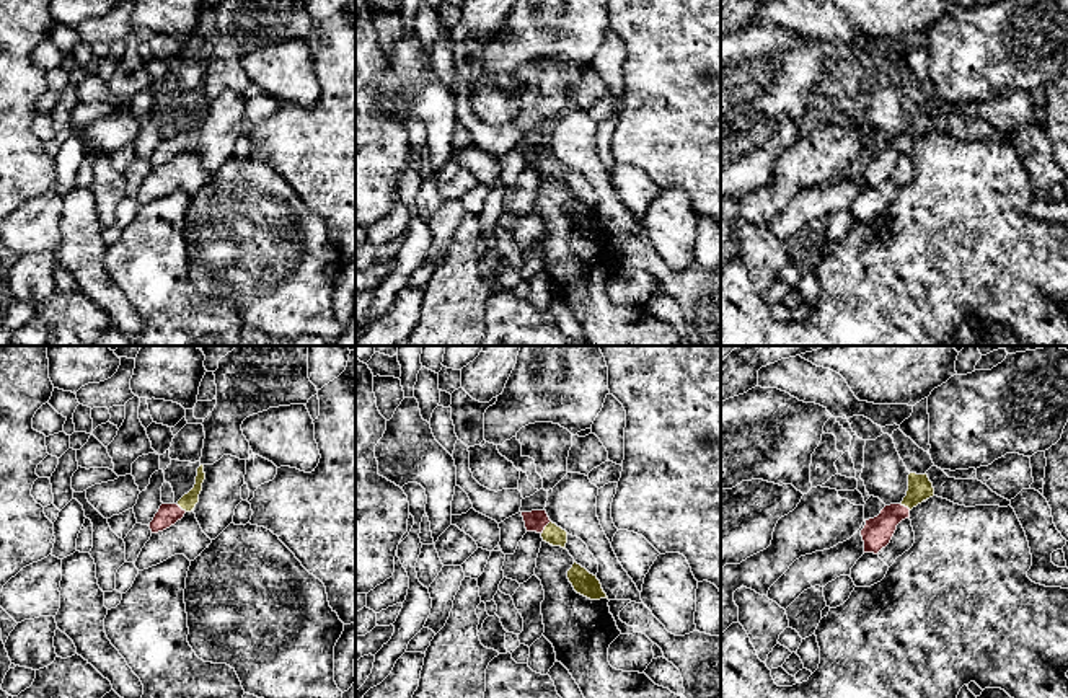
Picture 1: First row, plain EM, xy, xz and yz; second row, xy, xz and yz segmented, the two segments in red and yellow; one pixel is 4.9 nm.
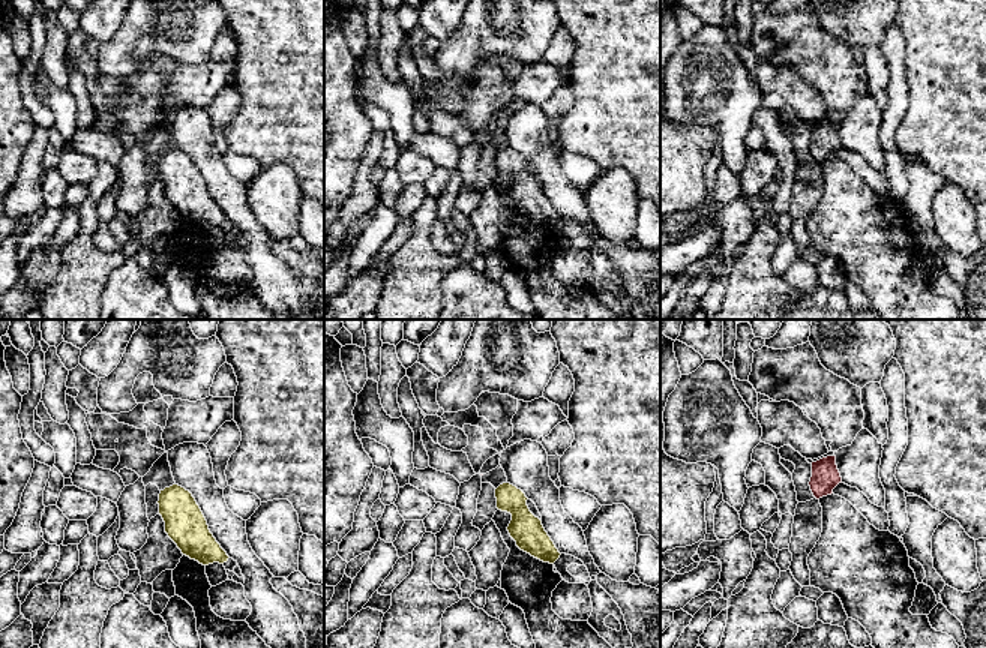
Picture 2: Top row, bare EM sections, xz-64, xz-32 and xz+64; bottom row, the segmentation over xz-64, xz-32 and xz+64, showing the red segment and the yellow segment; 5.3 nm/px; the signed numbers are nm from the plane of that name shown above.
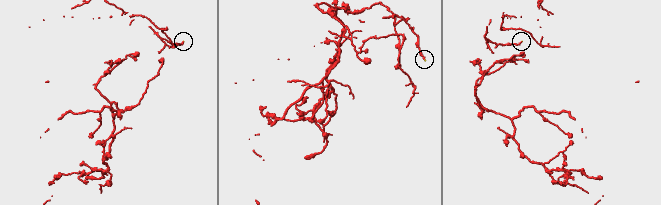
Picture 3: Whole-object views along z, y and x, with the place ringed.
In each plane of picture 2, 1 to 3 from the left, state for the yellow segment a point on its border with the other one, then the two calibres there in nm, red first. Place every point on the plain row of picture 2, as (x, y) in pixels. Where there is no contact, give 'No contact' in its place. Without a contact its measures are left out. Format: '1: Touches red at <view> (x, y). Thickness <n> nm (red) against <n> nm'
1: No contact
2: No contact
3: No contact

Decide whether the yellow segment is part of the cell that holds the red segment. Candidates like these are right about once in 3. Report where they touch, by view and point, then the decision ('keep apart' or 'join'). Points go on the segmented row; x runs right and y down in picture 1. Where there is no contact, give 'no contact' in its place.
xz (545, 525) | join

